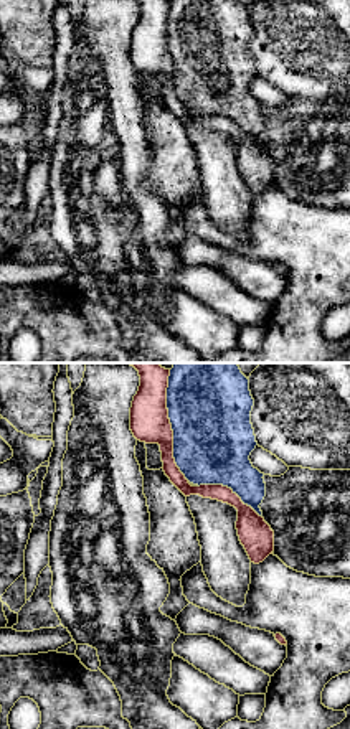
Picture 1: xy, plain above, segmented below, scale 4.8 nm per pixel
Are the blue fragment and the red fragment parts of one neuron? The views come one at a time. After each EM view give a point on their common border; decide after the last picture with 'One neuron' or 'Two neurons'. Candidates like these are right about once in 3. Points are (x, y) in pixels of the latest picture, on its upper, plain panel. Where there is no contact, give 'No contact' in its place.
Touches blue at (172, 56)

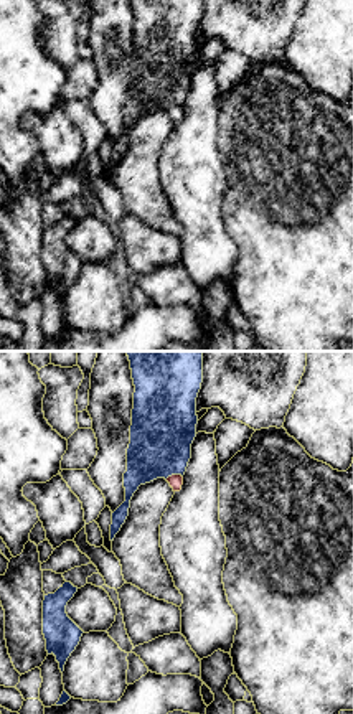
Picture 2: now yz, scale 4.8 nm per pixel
Touches blue at (174, 104)

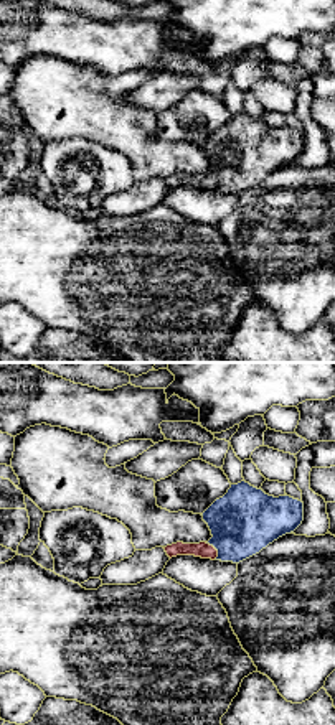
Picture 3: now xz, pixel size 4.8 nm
Touches blue at (215, 178)

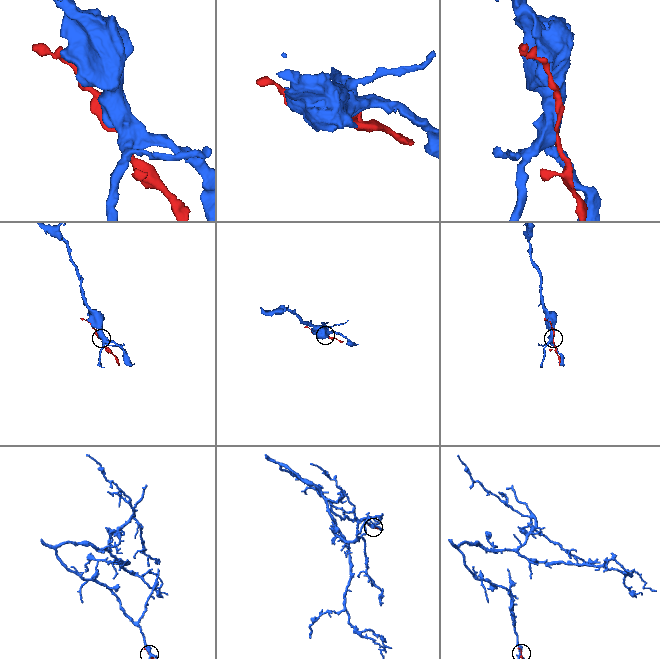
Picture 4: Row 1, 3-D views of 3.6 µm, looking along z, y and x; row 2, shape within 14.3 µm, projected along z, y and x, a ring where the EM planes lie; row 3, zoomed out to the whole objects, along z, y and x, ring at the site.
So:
Two neurons

